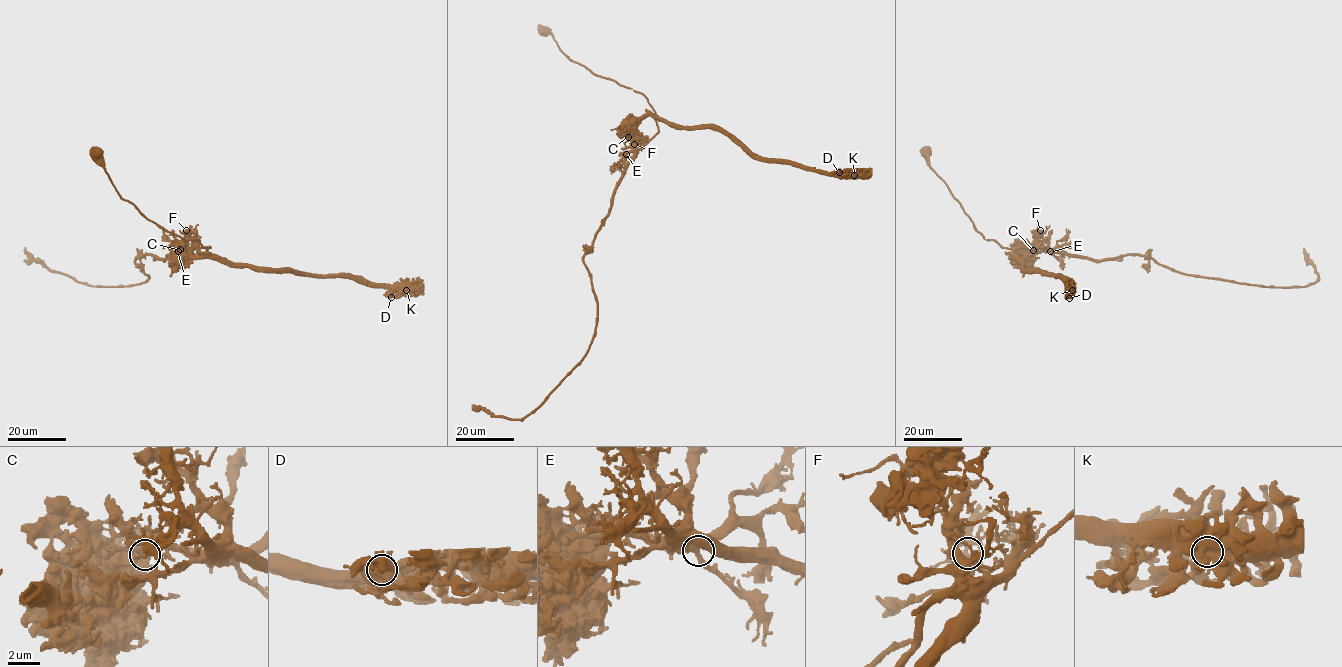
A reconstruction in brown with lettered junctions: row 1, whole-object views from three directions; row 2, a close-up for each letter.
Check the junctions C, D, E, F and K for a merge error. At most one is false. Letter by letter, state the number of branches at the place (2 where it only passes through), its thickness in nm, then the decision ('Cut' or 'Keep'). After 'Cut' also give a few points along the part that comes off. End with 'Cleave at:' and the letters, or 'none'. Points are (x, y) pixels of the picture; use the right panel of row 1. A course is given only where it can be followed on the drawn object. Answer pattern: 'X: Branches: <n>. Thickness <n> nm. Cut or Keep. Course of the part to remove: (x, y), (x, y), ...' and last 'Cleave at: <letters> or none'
C: Branches: 2. Thickness 320 nm. Cut. Course of the part to remove: (1033, 250), (1093, 259), (1148, 255), (1202, 277), (1304, 287), (1317, 274), (1303, 248)
D: Branches: 1. Thickness 360 nm. Keep
E: Branches: 3. Thickness 360 nm. Keep
F: Branches: 1. Thickness 320 nm. Keep
K: Branches: 2. Thickness 340 nm. Keep
Cleave at: C

